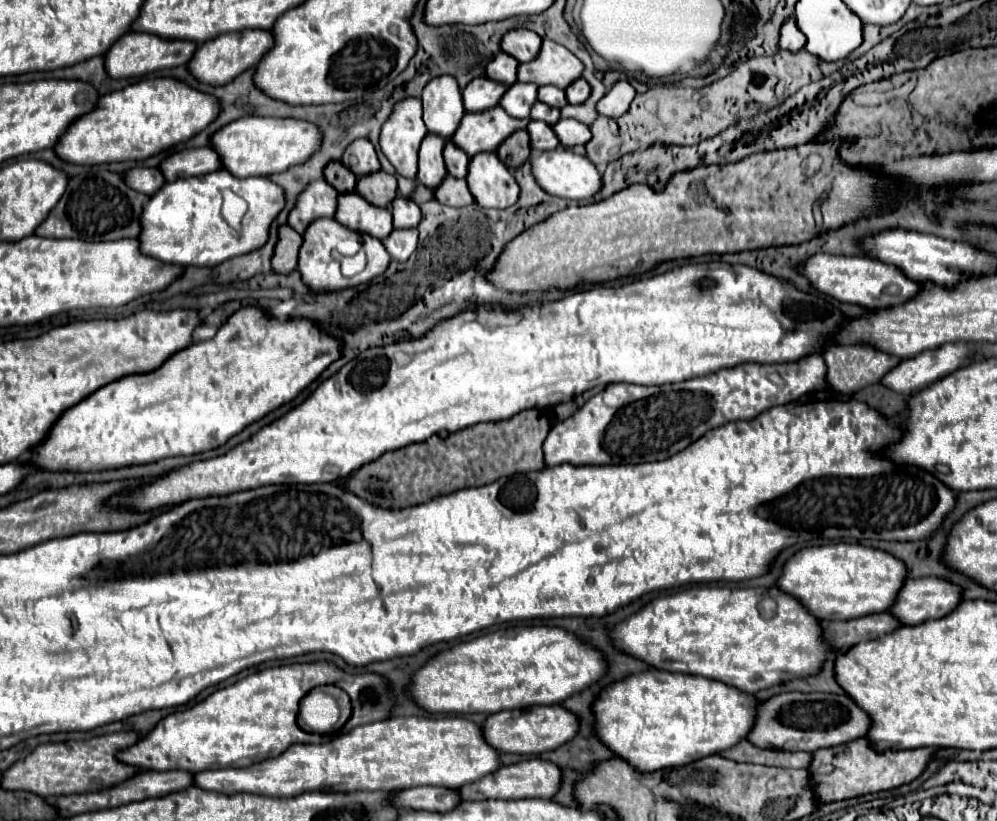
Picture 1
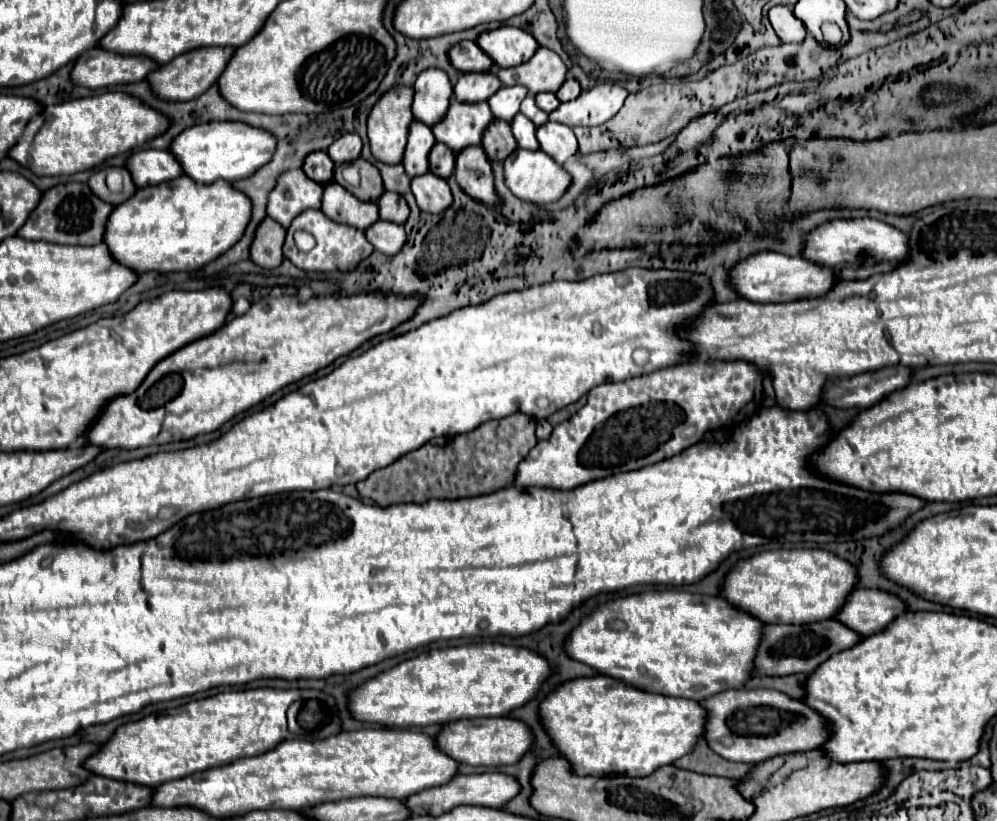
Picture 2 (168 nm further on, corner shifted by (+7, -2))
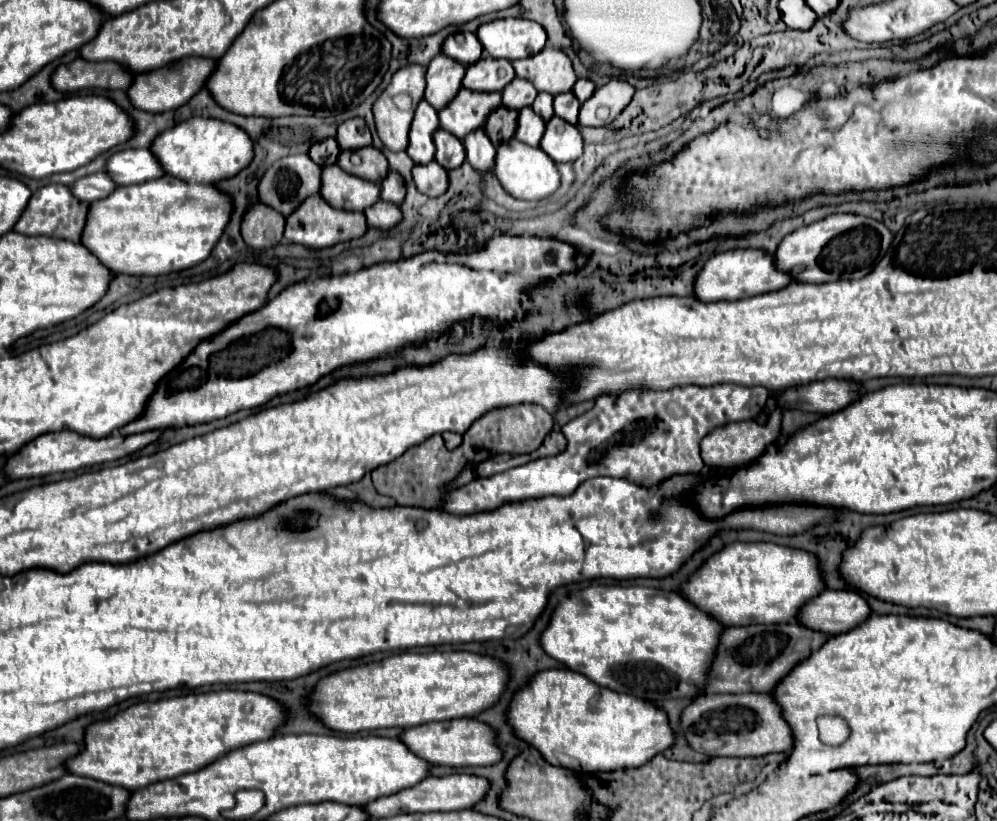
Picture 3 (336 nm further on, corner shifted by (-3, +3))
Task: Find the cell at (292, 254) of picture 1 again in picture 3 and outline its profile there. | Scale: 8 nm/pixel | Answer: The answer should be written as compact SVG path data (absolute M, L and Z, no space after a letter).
M258 202L252 204L248 214L244 216L242 238L254 250L272 248L282 242L284 226L286 226L286 218L280 212Z

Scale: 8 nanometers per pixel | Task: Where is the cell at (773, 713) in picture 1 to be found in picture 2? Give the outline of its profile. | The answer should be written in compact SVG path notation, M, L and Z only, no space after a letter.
M730 689L730 693L700 701L700 705L706 709L704 739L716 755L728 761L760 763L776 755L812 751L828 737L826 723L818 713L774 689Z

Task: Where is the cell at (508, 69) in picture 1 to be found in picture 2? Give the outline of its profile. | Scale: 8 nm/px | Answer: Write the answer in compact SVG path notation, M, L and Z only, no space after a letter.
M460 41L450 49L450 65L460 73L470 71L488 71L492 67L492 59L474 43L474 41Z

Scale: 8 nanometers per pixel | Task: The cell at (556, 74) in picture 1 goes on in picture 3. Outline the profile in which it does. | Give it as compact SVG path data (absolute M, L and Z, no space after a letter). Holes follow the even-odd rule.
M546 46L536 56L516 60L512 62L512 66L518 78L522 76L524 80L530 80L538 88L538 92L548 92L552 96L570 92L576 82L570 58L562 50L552 46ZM542 84L566 84L566 86L542 86Z

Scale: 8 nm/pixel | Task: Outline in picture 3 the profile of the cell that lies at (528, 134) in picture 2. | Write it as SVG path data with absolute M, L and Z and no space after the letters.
M528 106L518 112L518 128L516 128L516 140L530 144L530 146L540 146L540 140L544 136L544 120Z

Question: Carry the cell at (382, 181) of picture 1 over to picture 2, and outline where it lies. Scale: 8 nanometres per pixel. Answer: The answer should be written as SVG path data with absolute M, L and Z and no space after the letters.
M362 157L354 163L360 167L360 185L358 187L352 187L342 179L342 167L344 165L338 165L334 169L334 181L340 183L344 189L348 189L352 195L356 195L362 201L378 201L378 197L384 193L380 171L370 161L364 161Z

